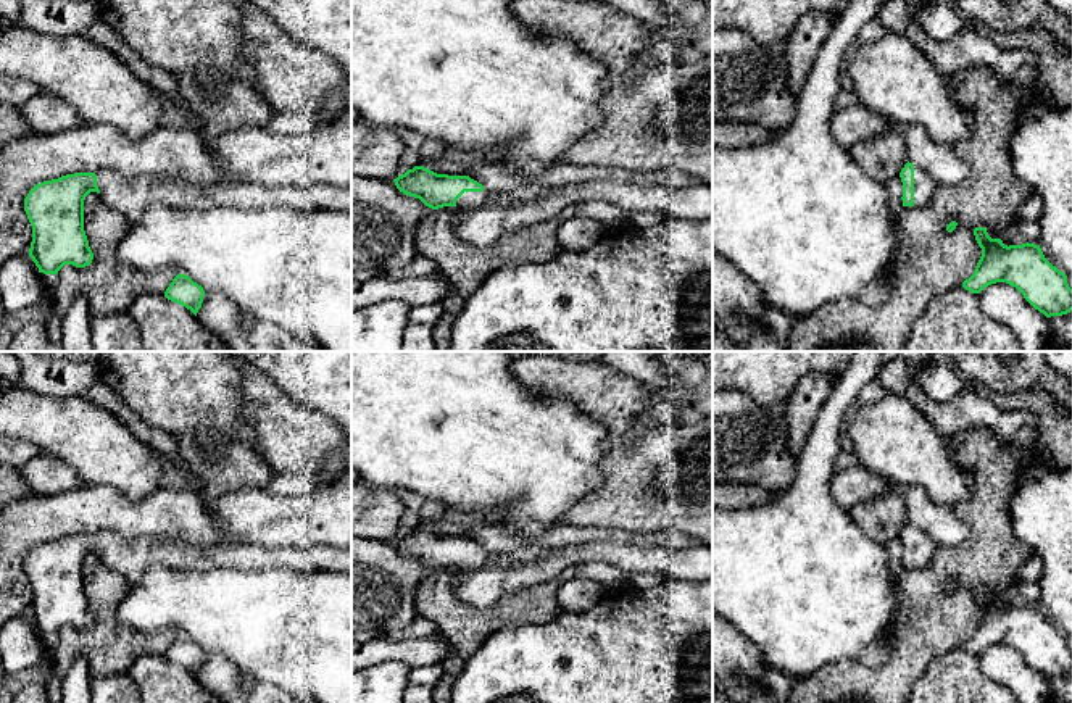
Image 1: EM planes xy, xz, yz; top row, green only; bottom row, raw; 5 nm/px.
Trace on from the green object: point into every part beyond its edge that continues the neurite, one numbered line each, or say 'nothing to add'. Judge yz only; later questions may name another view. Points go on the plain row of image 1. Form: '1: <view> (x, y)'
1: yz (924, 549)

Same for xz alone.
1: xz (532, 553)

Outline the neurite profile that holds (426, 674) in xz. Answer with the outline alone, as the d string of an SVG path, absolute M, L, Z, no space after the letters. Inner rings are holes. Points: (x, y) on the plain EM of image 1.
M440 664L434 666L421 666L421 668L411 668L409 676L411 680L421 685L435 685L443 674L443 669Z

